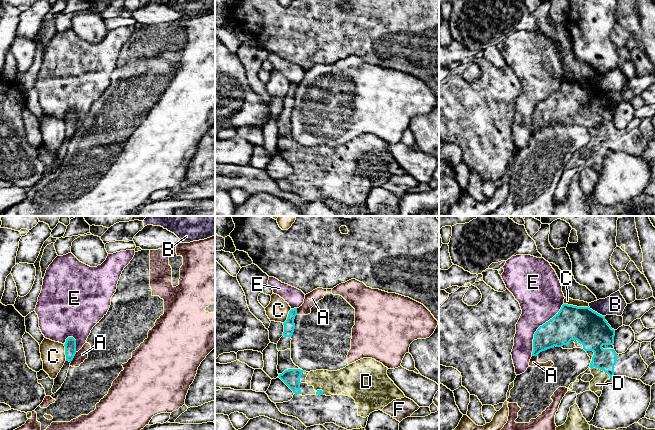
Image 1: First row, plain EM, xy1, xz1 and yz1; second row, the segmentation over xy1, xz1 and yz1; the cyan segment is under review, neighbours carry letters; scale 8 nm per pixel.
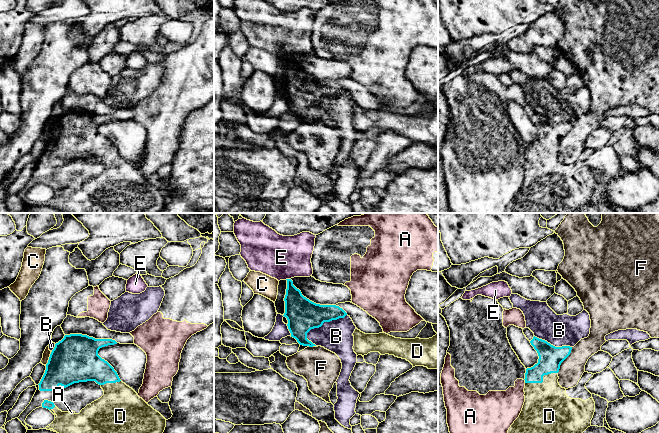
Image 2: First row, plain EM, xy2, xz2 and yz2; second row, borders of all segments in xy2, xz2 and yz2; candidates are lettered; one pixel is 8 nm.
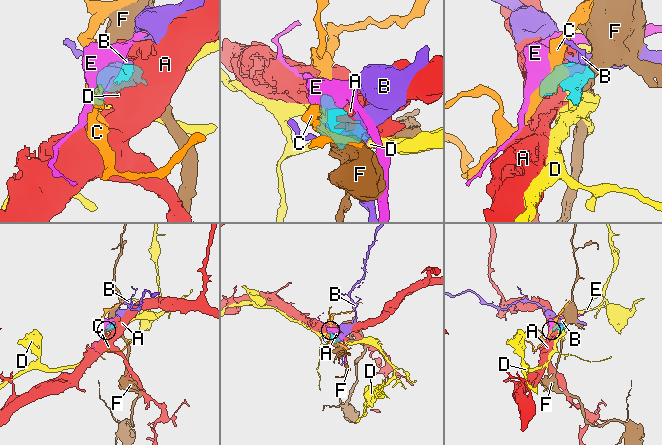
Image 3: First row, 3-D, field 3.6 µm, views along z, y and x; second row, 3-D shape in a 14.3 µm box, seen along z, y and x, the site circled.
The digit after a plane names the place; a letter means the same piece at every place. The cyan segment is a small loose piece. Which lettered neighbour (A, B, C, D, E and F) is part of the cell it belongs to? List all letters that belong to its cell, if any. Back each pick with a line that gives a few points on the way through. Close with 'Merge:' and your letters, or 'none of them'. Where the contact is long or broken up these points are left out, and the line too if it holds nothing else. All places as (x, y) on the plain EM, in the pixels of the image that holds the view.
Merge: D

